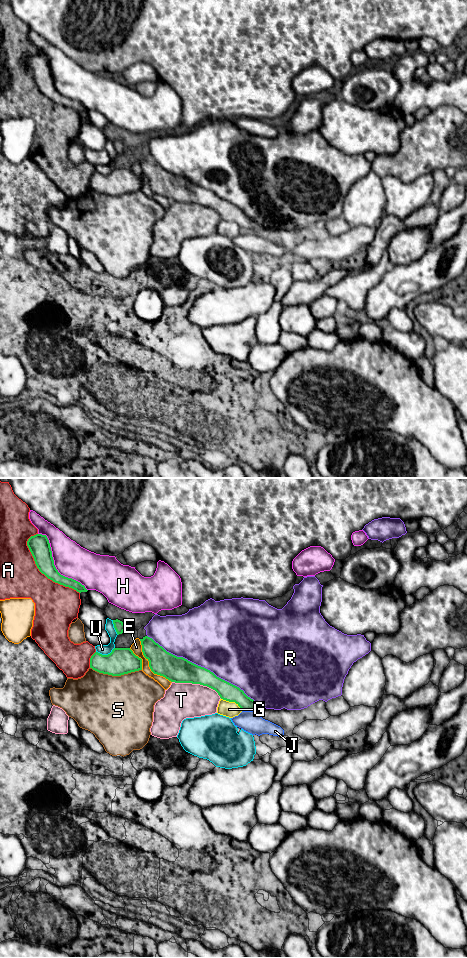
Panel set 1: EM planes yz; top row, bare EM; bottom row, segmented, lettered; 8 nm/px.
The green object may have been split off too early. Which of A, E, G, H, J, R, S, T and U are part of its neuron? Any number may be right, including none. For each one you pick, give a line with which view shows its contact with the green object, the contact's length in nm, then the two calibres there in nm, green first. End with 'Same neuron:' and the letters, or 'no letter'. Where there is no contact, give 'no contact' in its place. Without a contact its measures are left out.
T: yz | 420 nm | 200/280 nm
Same neuron: T

